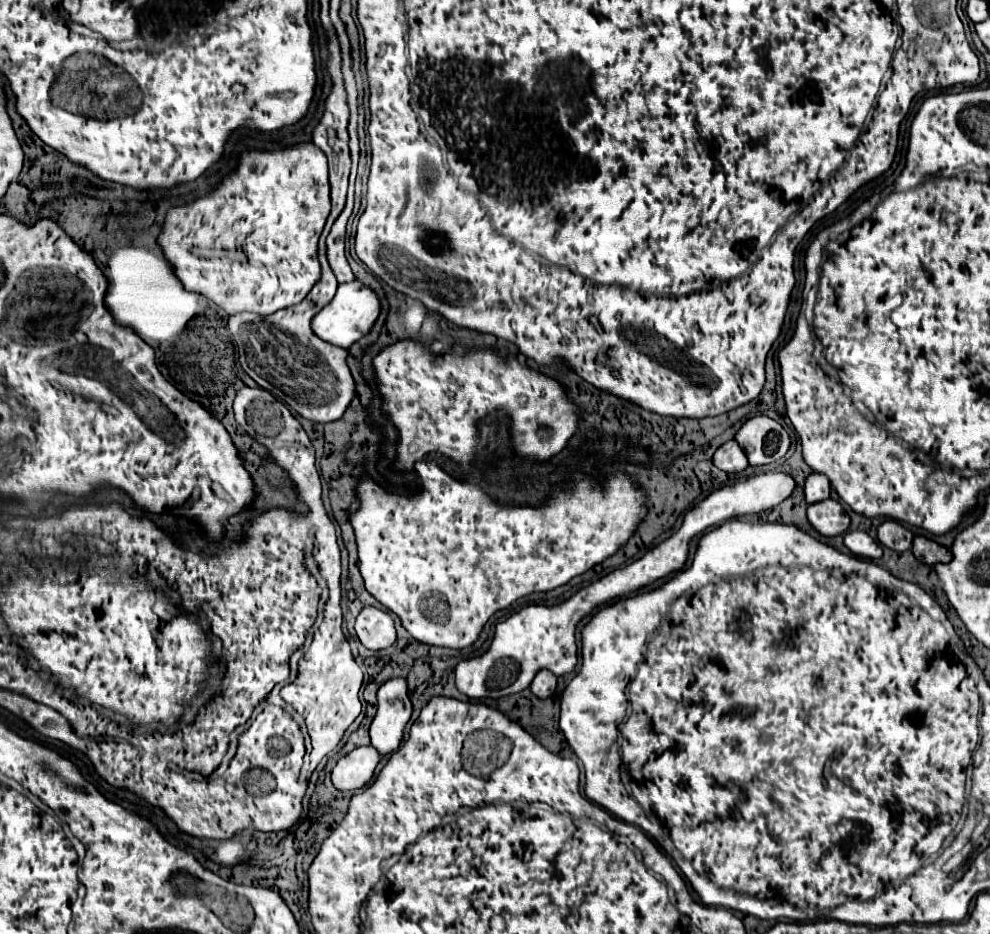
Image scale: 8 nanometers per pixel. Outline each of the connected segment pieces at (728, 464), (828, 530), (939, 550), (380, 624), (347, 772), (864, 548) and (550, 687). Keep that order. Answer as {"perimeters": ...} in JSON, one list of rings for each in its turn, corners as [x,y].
{"perimeters":[[[[728,440],[714,454],[714,466],[724,472],[742,472],[748,466],[746,454],[736,440]]],[[[834,498],[824,502],[808,504],[808,522],[822,534],[822,536],[838,536],[844,534],[850,526],[850,516],[844,512],[842,504]]],[[[916,536],[916,538],[914,538],[912,552],[914,552],[914,556],[916,556],[920,562],[924,562],[924,564],[928,564],[928,566],[936,566],[936,564],[940,564],[940,562],[946,564],[946,562],[952,560],[952,552],[950,552],[948,548],[936,544],[934,540],[928,540],[928,538],[924,538],[924,536]]],[[[364,606],[356,618],[356,634],[370,650],[382,650],[396,642],[394,618],[390,612],[374,606]]],[[[358,746],[340,756],[332,770],[332,782],[338,790],[358,790],[374,776],[380,754],[374,746]]],[[[846,532],[844,534],[844,544],[846,548],[854,554],[854,556],[860,556],[860,558],[870,558],[870,560],[878,560],[882,558],[882,548],[880,544],[870,538],[866,532]]],[[[540,670],[540,672],[534,676],[534,680],[532,680],[532,684],[530,684],[530,690],[532,690],[532,694],[536,694],[538,698],[548,698],[548,696],[552,696],[554,690],[556,690],[556,676],[554,676],[552,672],[548,672],[548,670]]]]}

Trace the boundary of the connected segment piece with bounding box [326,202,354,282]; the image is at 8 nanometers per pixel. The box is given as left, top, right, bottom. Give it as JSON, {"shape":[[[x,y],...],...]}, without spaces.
{"shape":[[[352,202],[346,204],[346,208],[342,210],[342,214],[336,218],[328,238],[326,238],[326,246],[328,246],[328,262],[330,262],[330,268],[336,276],[338,282],[352,282],[354,280],[354,274],[350,270],[350,264],[346,260],[346,222],[352,214]]]}

